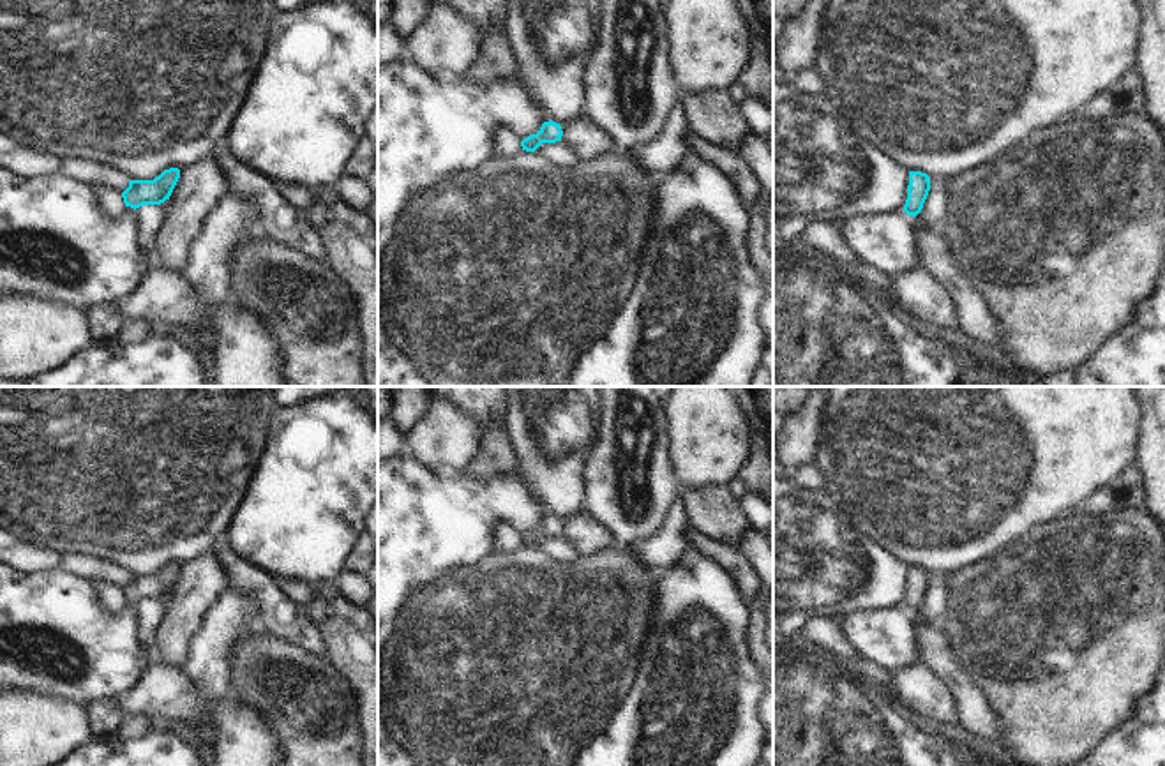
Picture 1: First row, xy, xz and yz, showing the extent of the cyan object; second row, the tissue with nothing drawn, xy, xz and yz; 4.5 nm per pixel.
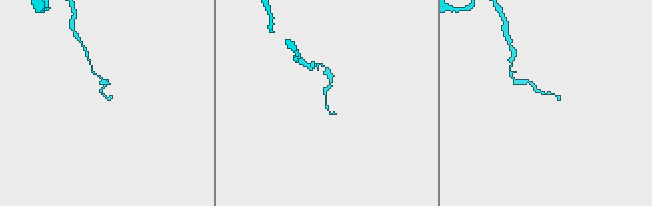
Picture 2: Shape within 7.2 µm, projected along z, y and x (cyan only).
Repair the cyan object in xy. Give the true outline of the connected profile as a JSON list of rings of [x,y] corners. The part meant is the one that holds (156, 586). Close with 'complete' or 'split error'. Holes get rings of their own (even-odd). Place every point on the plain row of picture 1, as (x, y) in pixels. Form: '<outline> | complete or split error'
[[[169,563],[154,575],[129,575],[129,582],[122,588],[124,598],[134,605],[143,600],[161,600],[169,595],[178,574],[180,565]]] | complete

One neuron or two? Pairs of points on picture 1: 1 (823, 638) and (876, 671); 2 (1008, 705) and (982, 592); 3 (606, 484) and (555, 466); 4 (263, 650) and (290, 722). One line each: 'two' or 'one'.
1: two
2: one
3: two
4: one

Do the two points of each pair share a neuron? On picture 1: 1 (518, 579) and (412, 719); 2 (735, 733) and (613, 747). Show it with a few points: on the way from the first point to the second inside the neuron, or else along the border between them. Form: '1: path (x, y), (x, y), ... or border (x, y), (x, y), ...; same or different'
1: path (516, 615), (447, 683); same
2: path (705, 733), (691, 733), (676, 747), (643, 747); same

